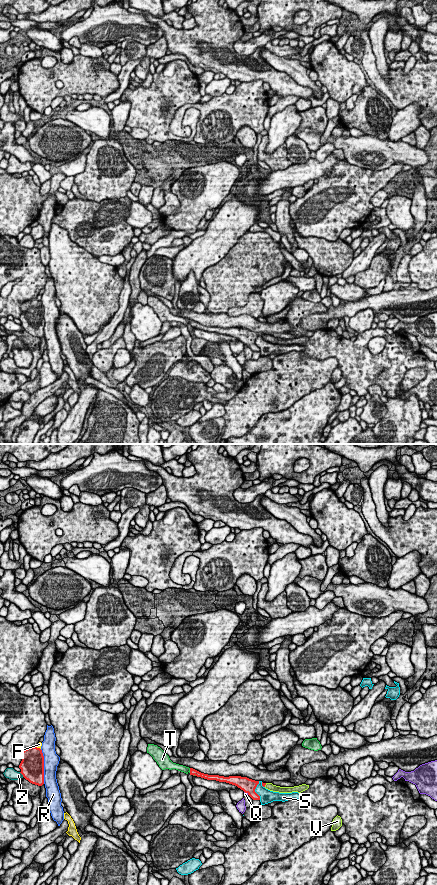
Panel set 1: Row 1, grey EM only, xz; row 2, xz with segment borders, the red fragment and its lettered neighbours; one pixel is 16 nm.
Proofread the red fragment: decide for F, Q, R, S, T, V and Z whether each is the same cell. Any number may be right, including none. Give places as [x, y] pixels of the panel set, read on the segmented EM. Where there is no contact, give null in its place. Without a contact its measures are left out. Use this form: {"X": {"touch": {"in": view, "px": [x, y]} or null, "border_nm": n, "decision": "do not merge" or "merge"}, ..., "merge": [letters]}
{"F": {"touch": {"in": "xz", "px": [38, 748]}, "border_nm": 100, "decision": "do not merge"}, "Q": {"touch": {"in": "xz", "px": [246, 792]}, "border_nm": 100, "decision": "do not merge"}, "R": {"touch": {"in": "xz", "px": [43, 766]}, "border_nm": 550, "decision": "do not merge"}, "S": {"touch": {"in": "xz", "px": [254, 790]}, "border_nm": 300, "decision": "do not merge"}, "T": {"touch": {"in": "xz", "px": [190, 770]}, "border_nm": 80, "decision": "do not merge"}, "V": {"touch": {"in": "xz", "px": [265, 784]}, "border_nm": 70, "decision": "merge"}, "Z": {"touch": {"in": "xz", "px": [21, 773]}, "border_nm": 110, "decision": "do not merge"}, "merge": ["V"]}

